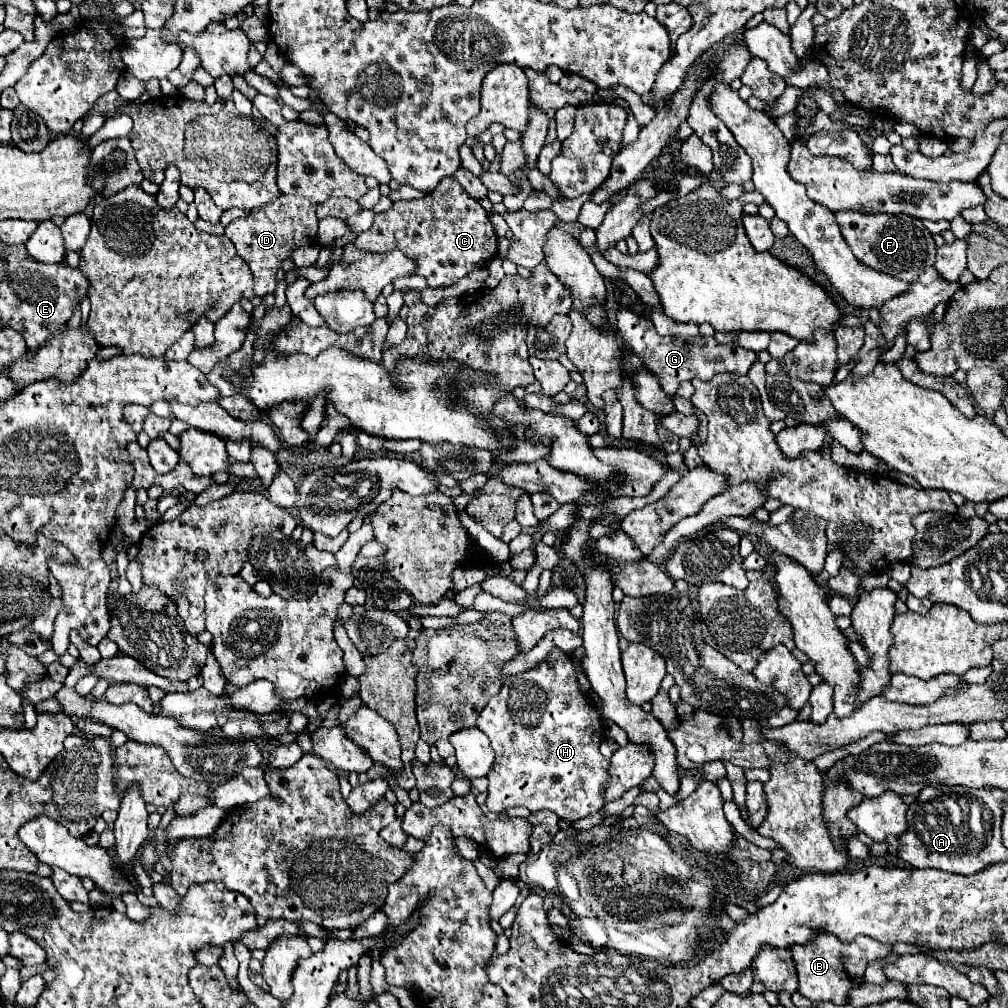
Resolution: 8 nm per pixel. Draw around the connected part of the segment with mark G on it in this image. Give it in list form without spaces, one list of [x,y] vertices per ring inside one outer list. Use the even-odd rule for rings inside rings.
[[[627,309],[617,311],[617,331],[625,339],[625,343],[631,345],[631,349],[641,359],[645,369],[657,377],[661,389],[667,395],[675,395],[677,387],[683,381],[691,381],[693,377],[701,381],[709,381],[715,373],[725,373],[725,371],[747,375],[747,371],[757,359],[755,351],[743,351],[743,347],[735,347],[733,343],[723,345],[715,337],[697,335],[691,341],[683,337],[661,337],[649,319],[639,319],[637,315],[631,315],[631,311]]]

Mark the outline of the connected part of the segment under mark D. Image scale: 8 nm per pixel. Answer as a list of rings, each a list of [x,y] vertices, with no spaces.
[[[281,195],[277,201],[267,203],[259,211],[251,211],[247,217],[235,219],[225,227],[225,235],[233,241],[237,255],[247,261],[255,277],[255,293],[267,295],[275,291],[275,275],[281,263],[287,259],[289,251],[297,245],[317,243],[317,215],[315,203],[309,199],[299,199],[293,195]]]

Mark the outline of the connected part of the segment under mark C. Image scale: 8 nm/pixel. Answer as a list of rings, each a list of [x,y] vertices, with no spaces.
[[[455,177],[441,179],[435,193],[421,199],[401,199],[391,209],[375,215],[369,231],[359,233],[355,243],[367,251],[401,249],[417,261],[417,273],[425,275],[429,287],[449,287],[477,269],[479,261],[497,255],[497,235],[485,209],[465,193]]]

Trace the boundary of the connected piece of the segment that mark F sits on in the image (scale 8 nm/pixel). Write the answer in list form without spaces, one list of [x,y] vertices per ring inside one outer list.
[[[839,211],[835,213],[835,221],[841,227],[841,233],[851,247],[853,255],[867,267],[875,271],[883,271],[887,275],[895,275],[903,281],[915,281],[925,267],[935,263],[937,247],[933,235],[921,223],[921,219],[899,213],[883,213],[883,215],[859,215],[857,211]]]

